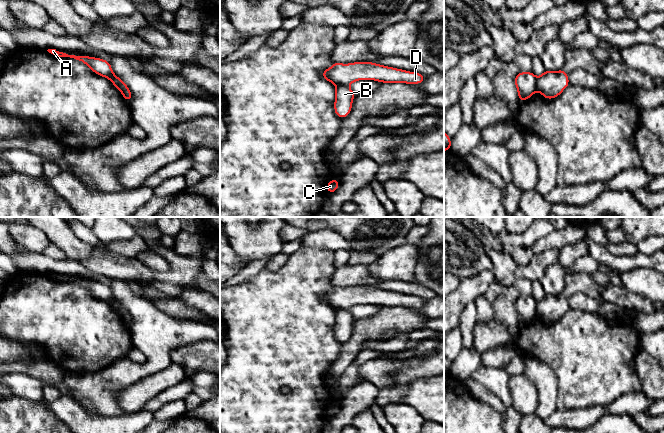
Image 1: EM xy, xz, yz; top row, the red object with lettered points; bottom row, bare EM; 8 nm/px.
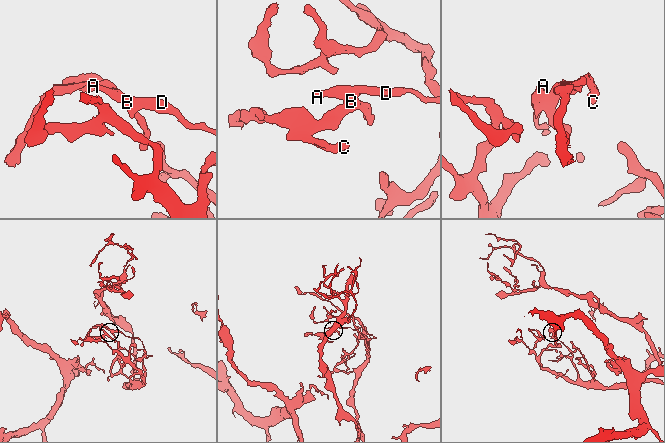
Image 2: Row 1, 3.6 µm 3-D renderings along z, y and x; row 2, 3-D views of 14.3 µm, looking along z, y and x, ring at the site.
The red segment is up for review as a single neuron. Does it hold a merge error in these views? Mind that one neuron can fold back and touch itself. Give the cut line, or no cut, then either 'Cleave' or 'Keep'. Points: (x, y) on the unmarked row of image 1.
Split along yz (536, 302), (537, 314). Cleave

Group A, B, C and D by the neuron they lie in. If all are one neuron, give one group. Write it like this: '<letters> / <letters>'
A D / B C

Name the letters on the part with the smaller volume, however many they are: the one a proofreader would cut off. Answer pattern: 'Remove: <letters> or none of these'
Remove: B, C

